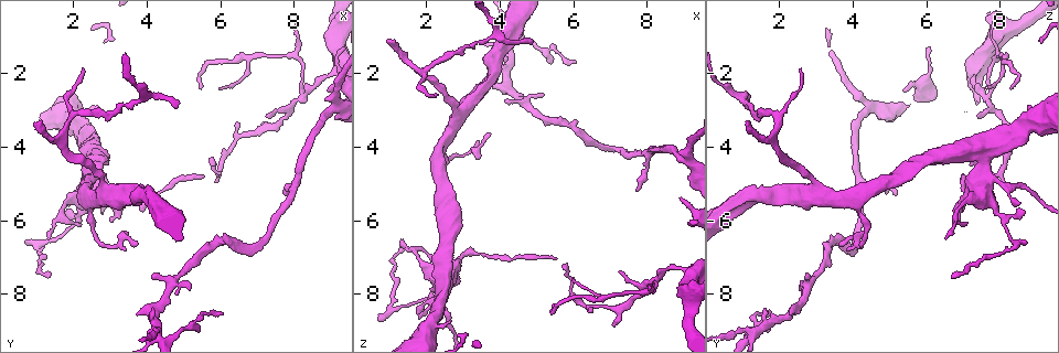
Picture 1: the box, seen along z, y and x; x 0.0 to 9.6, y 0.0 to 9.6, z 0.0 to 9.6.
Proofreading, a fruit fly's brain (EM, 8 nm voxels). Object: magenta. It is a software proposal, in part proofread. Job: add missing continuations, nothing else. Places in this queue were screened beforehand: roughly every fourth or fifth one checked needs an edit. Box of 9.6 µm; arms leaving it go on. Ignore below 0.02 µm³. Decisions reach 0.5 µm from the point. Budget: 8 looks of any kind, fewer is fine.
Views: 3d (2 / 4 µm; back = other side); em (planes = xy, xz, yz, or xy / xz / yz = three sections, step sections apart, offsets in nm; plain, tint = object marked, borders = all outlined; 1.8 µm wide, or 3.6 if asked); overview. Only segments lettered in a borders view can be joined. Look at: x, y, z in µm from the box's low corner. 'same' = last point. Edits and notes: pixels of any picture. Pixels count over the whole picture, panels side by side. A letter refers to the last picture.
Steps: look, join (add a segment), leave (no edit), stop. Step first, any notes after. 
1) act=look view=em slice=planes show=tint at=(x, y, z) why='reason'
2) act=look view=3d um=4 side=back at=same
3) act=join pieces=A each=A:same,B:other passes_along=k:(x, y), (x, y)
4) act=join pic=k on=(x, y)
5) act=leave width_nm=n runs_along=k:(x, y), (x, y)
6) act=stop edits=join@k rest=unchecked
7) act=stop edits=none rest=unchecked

act=look view=em slice=xz step=16 show=borders at=(1.15, 3.25, 1.10) why='free end'

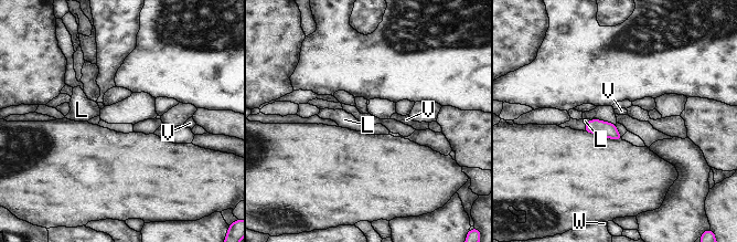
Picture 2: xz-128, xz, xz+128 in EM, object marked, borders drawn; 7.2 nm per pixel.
act=look view=em slice=planes show=borders at=same why='another direction'

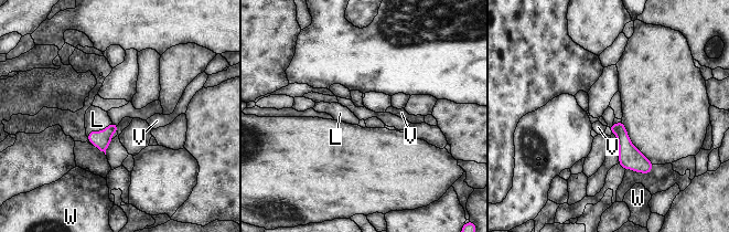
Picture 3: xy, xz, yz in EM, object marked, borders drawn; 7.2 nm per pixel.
act=join pieces=L longest_contact=L:220nm each=L:same,V:other,W:other found='it goes on there'

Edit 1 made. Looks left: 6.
act=look view=em um=3.6 slice=planes show=borders at=(5.60, 4.85, 7.05)

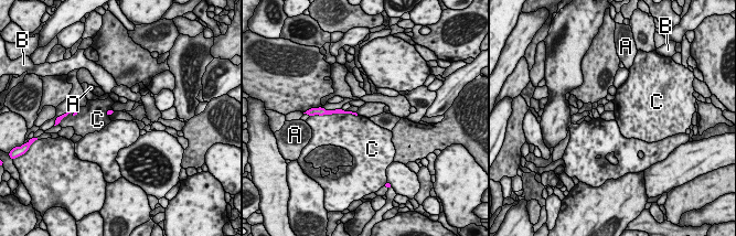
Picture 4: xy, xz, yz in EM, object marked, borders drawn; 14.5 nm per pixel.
act=leave each=A:other,B:other,C:other border=4:(328, 114), (358, 115) found='none of them fits'

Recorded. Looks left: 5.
act=look view=em slice=planes show=borders at=(4.05, 7.55, 2.75) why='tapers out'

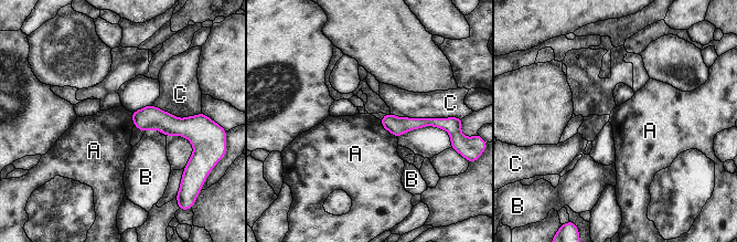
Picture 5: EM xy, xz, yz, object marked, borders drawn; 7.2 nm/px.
act=leave each=A:other,B:other,C:other runs_along=5:(384, 120), (391, 123), (436, 124) found='no lettered segment goes on from it'

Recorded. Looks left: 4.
act=stop edits=join@3 rest=unchecked

